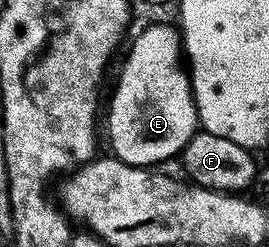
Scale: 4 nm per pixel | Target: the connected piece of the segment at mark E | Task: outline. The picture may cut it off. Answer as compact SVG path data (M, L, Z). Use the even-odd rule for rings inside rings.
M163 23L147 27L132 41L131 48L127 51L127 60L119 71L115 92L111 95L111 112L107 115L107 135L111 138L110 154L134 167L151 169L163 165L159 163L174 155L176 158L199 127L195 94L191 91L191 76L181 50L181 35L174 26L171 27L166 27Z

